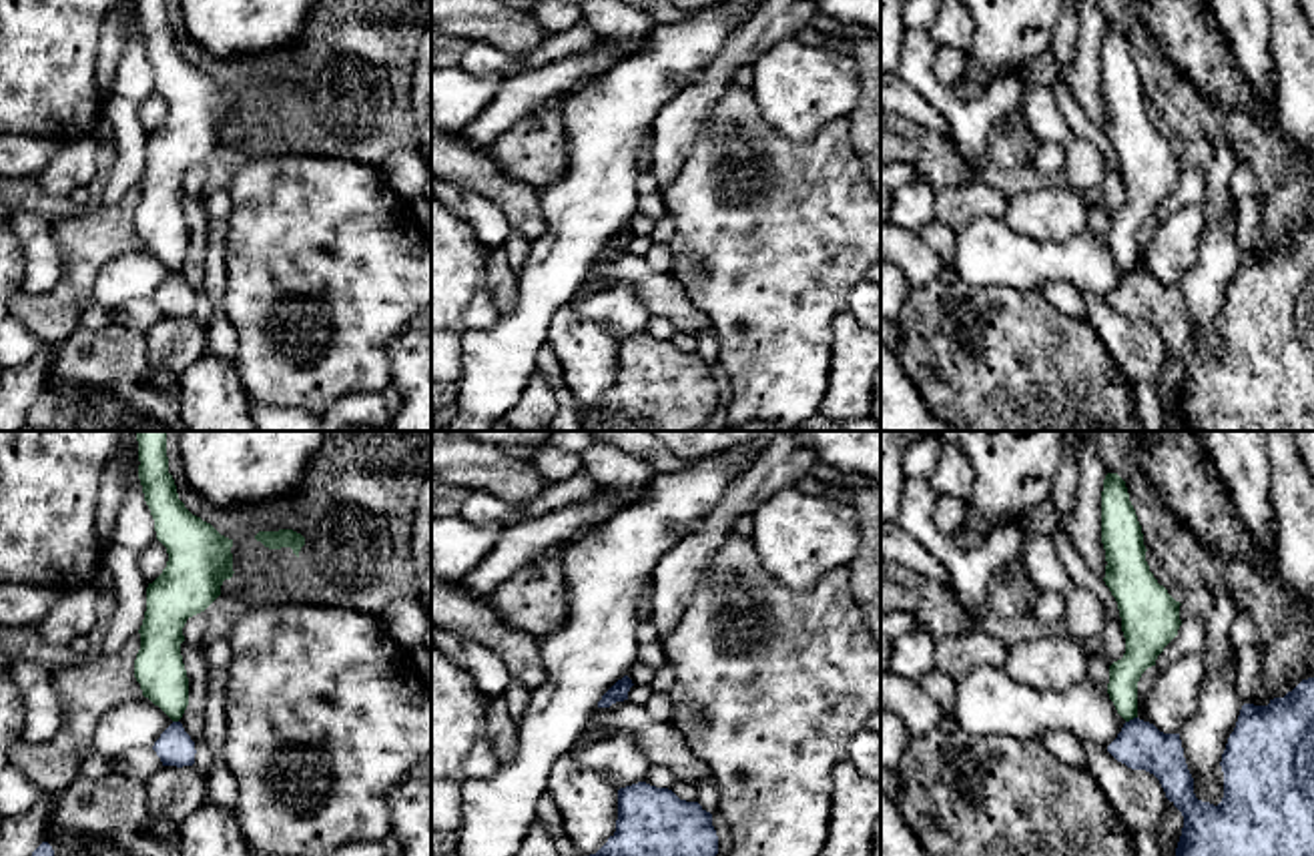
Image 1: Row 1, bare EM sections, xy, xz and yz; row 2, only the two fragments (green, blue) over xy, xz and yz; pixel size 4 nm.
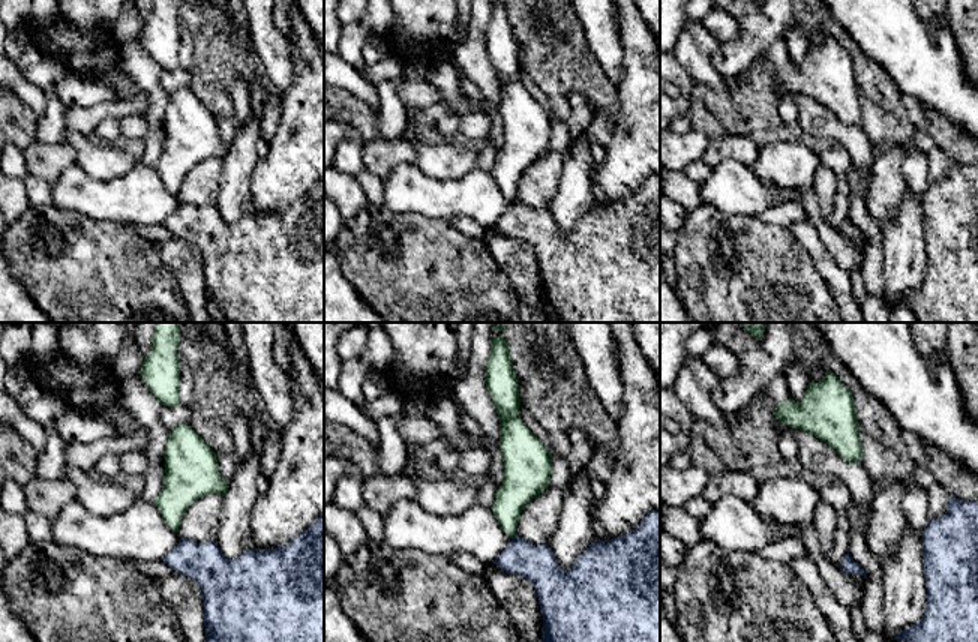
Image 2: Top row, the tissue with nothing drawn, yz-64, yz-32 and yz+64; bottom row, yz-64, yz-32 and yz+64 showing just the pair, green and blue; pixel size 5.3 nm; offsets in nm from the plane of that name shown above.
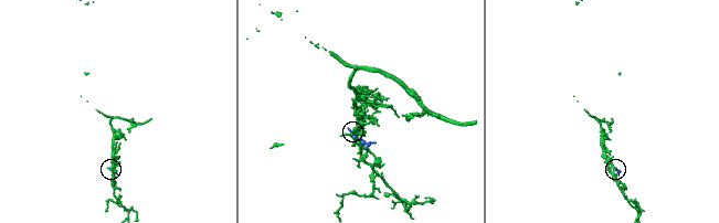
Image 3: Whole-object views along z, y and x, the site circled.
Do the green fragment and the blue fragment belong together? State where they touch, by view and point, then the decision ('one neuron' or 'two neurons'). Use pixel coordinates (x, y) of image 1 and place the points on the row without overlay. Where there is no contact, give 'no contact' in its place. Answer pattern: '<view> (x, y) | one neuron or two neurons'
yz (1130, 269) | two neurons

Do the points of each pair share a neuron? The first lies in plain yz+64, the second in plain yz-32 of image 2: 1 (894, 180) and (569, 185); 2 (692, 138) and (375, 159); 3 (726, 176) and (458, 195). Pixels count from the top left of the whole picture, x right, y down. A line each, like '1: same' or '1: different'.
1: different
2: different
3: same

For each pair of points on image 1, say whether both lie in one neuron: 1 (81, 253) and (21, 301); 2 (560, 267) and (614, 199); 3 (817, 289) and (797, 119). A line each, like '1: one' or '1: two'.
1: one
2: one
3: two

